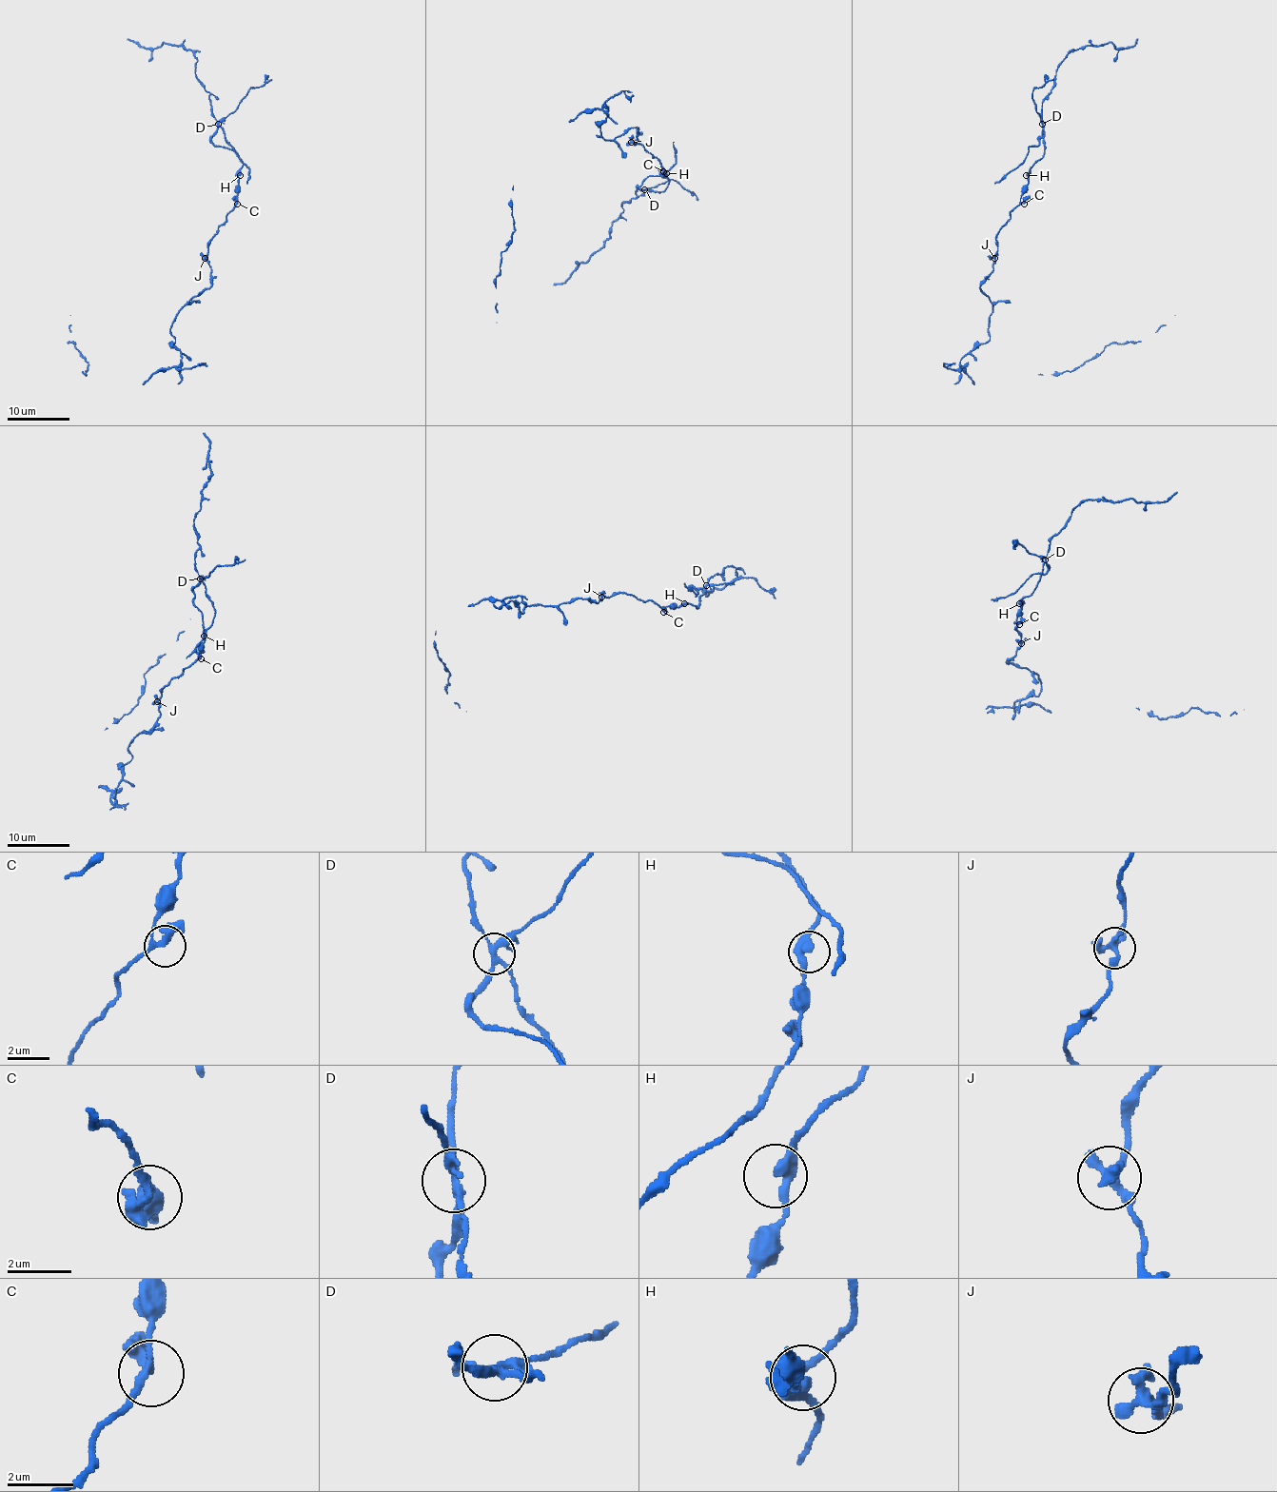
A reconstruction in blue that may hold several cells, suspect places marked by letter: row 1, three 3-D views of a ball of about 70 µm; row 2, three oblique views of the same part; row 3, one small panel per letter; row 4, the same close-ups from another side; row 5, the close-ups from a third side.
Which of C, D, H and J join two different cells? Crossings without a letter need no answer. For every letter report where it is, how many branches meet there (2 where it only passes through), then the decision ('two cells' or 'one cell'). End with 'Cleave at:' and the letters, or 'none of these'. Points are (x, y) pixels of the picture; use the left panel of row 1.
C: (237, 204) | 4 | one cell
D: (218, 124) | 5 | two cells
H: (240, 175) | 2 | one cell
J: (205, 258) | 2 | two cells
Cleave at: D, J

